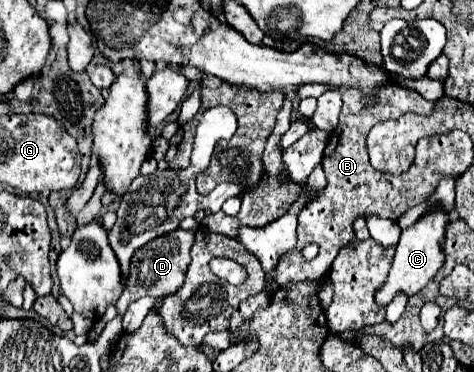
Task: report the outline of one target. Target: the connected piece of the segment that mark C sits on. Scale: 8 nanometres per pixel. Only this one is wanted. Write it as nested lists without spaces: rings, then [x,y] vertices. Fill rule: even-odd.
[[[437,206],[437,208],[431,208],[427,214],[423,214],[413,226],[409,226],[407,230],[401,232],[401,240],[395,248],[397,252],[395,252],[395,260],[393,260],[389,278],[383,284],[383,288],[379,290],[379,294],[375,294],[375,300],[381,306],[387,306],[397,292],[405,292],[409,296],[419,292],[437,274],[437,270],[445,262],[443,242],[445,242],[447,224],[449,224],[449,214]]]

